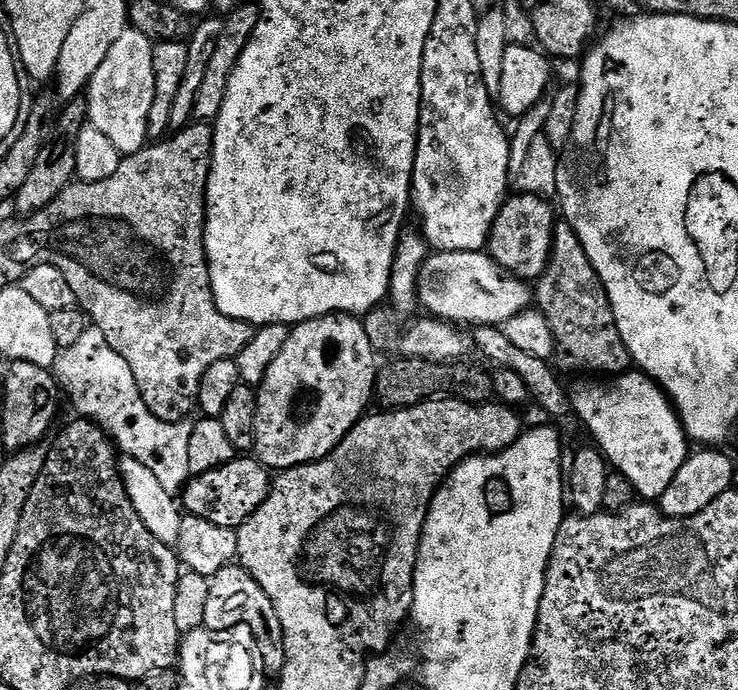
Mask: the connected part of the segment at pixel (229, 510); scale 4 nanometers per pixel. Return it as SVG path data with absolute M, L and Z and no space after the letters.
M237 458L226 466L193 475L182 489L183 511L189 516L206 518L223 528L239 529L250 518L250 514L254 514L254 510L258 510L258 506L266 502L272 489L273 477L269 469L259 459L251 459Z

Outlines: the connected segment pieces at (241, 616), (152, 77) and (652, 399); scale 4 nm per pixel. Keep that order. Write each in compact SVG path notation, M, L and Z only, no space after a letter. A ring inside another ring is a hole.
M229 566L211 577L210 595L206 602L206 614L203 627L210 631L229 633L238 624L245 624L247 631L254 634L254 639L261 650L265 669L269 673L283 673L284 671L284 631L282 622L274 610L274 602L258 586L258 582L245 568Z
M128 27L110 46L110 54L106 54L106 62L94 74L86 89L88 101L88 119L91 127L102 130L110 137L114 146L124 156L133 156L149 143L148 119L152 114L156 97L156 74L154 72L154 41L145 32Z
M639 370L621 372L611 378L573 380L576 381L572 388L570 384L571 411L580 415L609 465L635 486L637 497L659 501L690 455L688 434L668 393Z

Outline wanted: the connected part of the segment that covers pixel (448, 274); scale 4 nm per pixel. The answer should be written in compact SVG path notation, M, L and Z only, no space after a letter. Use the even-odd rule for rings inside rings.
M436 252L429 255L420 271L418 300L432 311L429 313L433 317L460 326L503 326L533 303L534 292L484 252Z

